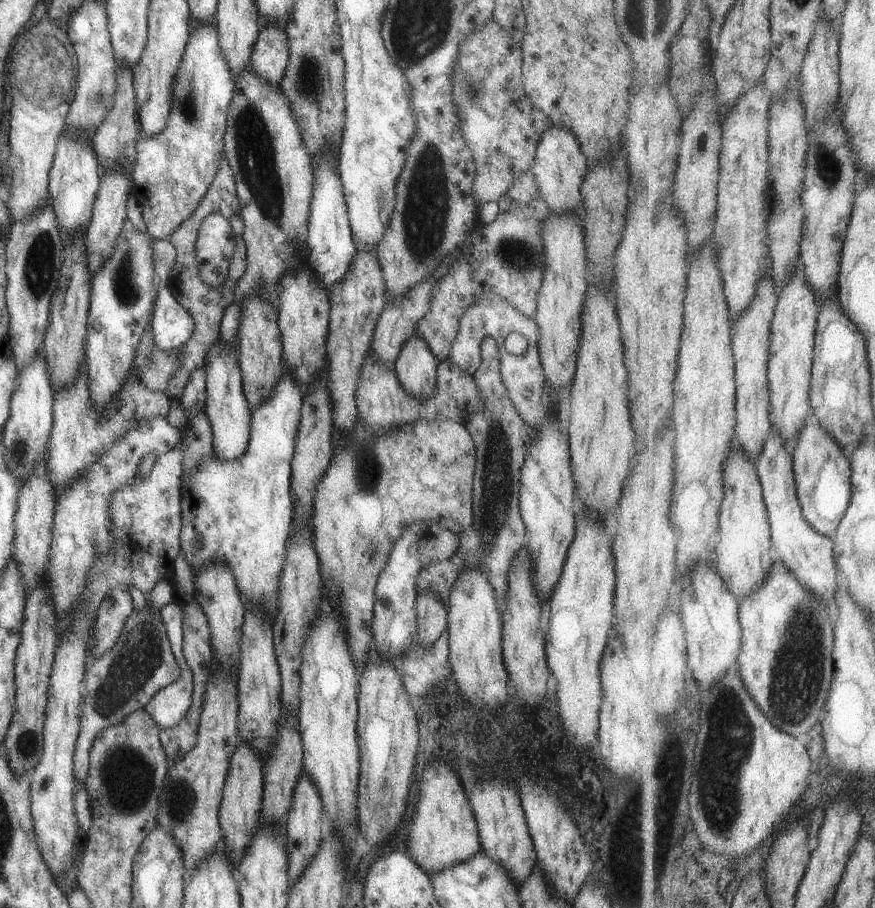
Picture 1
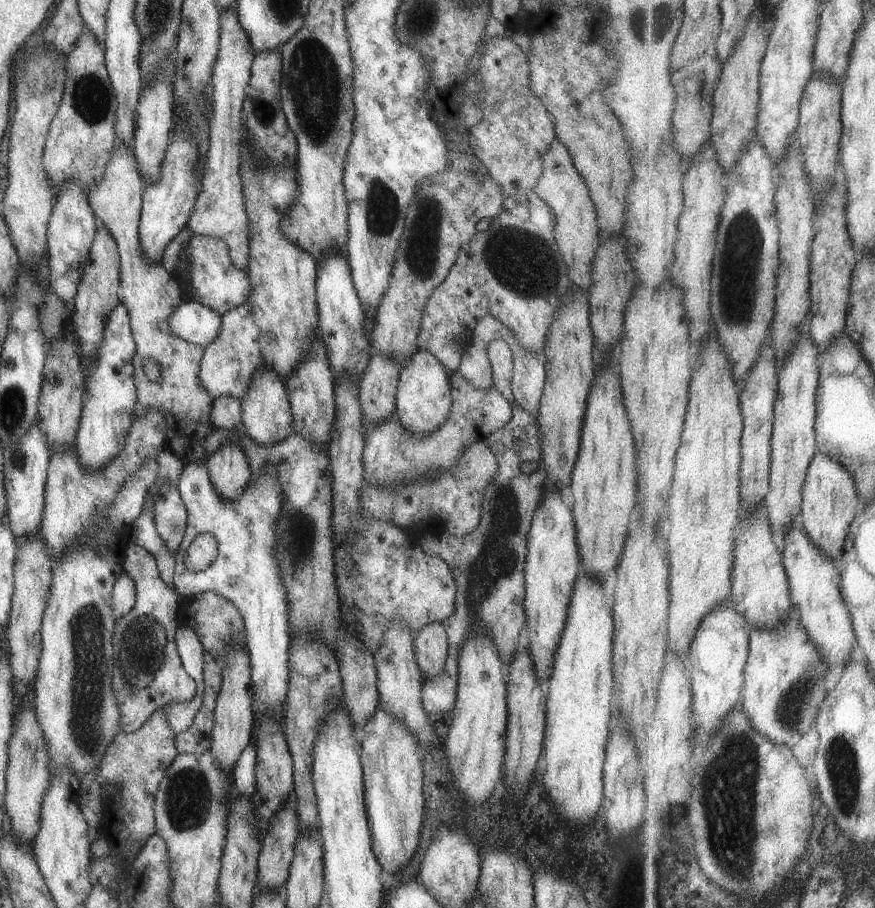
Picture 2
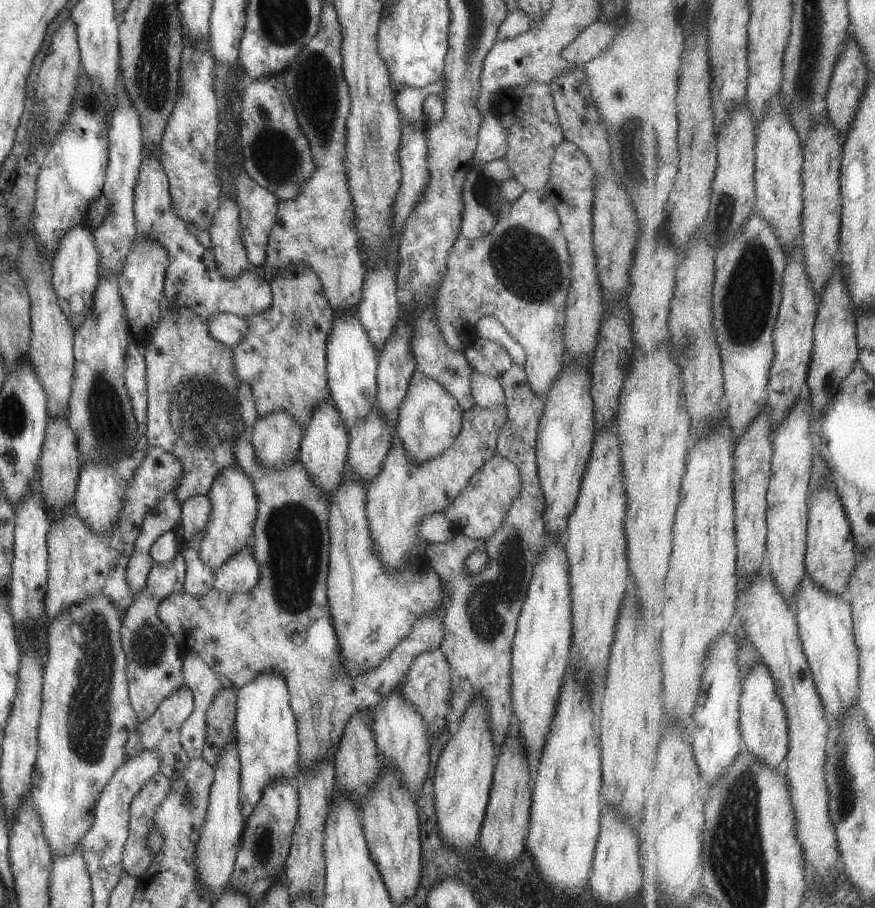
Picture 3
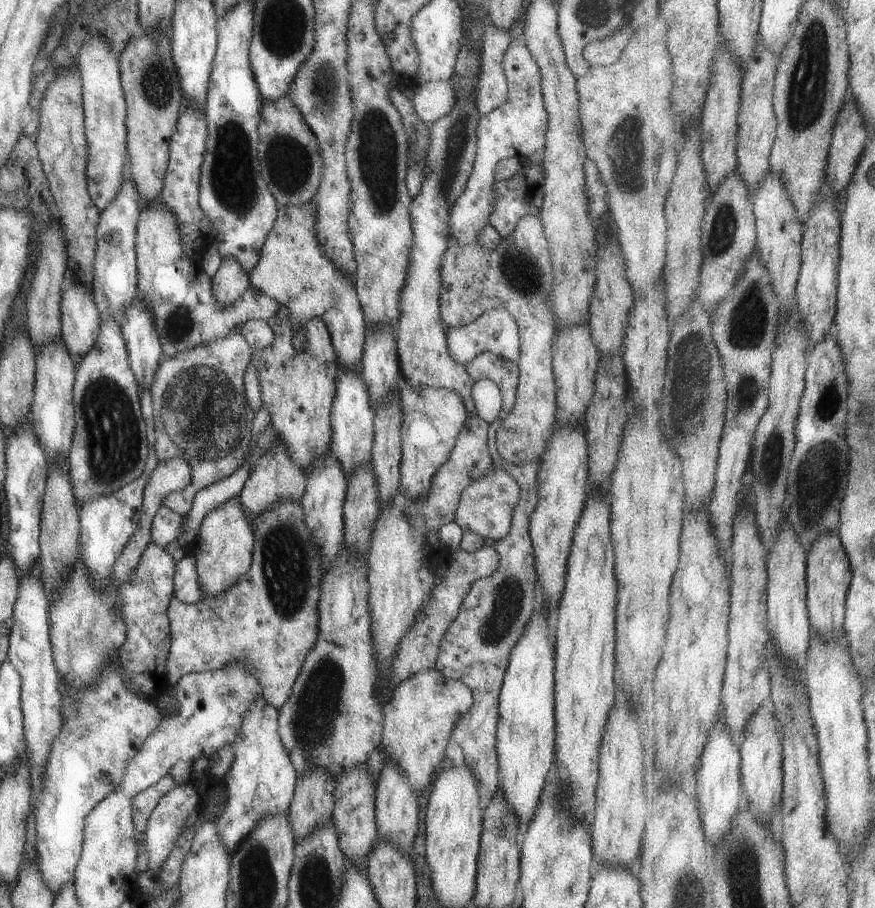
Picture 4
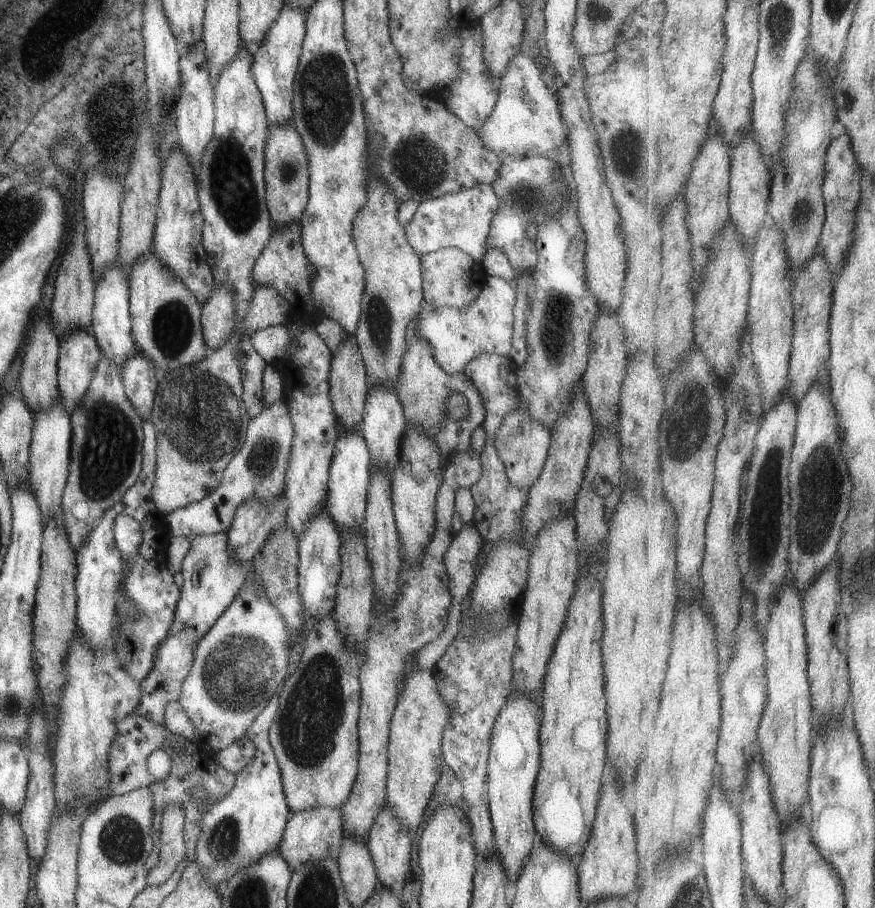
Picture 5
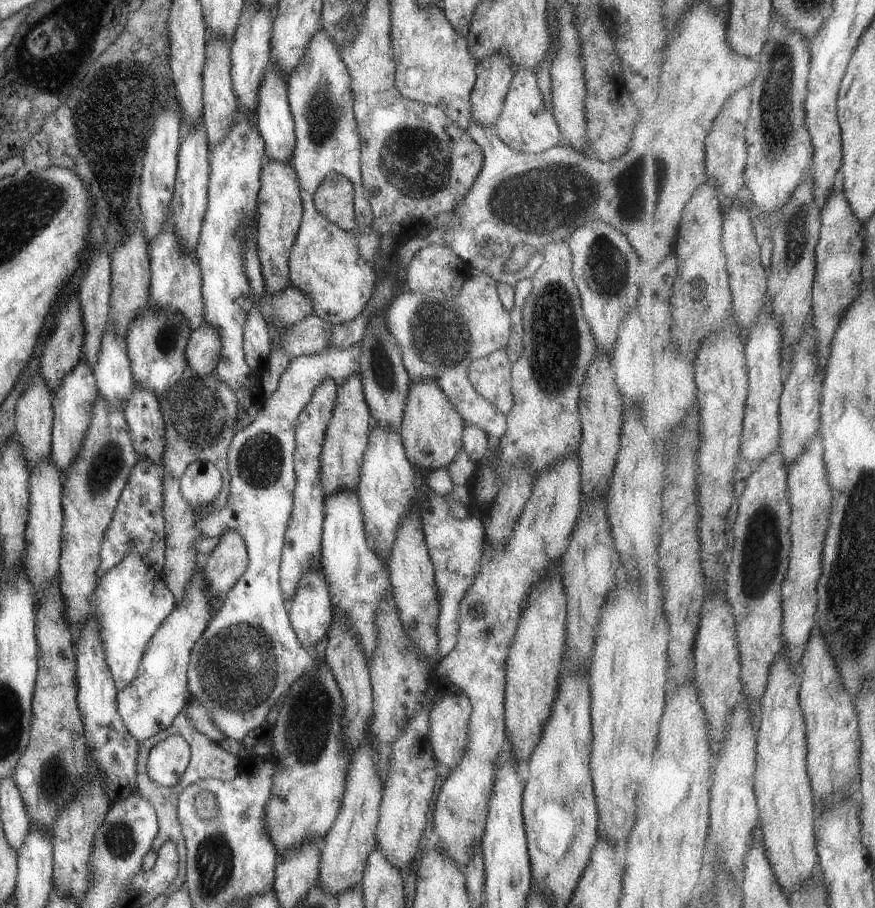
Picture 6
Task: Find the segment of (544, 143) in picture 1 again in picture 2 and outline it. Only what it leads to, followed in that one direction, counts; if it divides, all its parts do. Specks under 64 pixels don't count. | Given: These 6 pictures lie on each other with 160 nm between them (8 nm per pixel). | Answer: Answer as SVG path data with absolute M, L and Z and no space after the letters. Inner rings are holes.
M553 139L543 155L542 173L533 188L534 193L551 209L554 216L553 238L567 270L567 278L573 291L585 291L590 285L592 260L600 233L588 188L574 167L571 155L563 144Z

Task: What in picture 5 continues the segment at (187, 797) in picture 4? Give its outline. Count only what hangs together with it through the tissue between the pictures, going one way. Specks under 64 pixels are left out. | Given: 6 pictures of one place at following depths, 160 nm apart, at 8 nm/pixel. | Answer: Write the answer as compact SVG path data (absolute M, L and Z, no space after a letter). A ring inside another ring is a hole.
M170 803L162 810L160 820L160 853L157 864L146 872L146 884L157 887L163 884L181 859L186 855L187 846L182 835L183 811L179 803Z

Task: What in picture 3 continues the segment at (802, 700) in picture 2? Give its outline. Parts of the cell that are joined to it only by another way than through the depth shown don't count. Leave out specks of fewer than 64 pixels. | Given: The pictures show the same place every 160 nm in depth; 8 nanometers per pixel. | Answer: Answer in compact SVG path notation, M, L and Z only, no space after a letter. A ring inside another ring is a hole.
M763 662L747 674L740 703L740 727L744 749L765 765L769 765L776 771L782 771L790 749L789 723L786 706L779 696L778 687Z

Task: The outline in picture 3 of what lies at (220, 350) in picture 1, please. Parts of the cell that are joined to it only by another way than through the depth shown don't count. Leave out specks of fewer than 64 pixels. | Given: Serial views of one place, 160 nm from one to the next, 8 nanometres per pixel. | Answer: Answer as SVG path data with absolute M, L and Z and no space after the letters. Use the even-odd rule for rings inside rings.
M237 466L220 471L206 495L210 502L210 511L197 557L206 567L216 569L247 544L251 544L252 526L257 510L256 496L251 481Z

